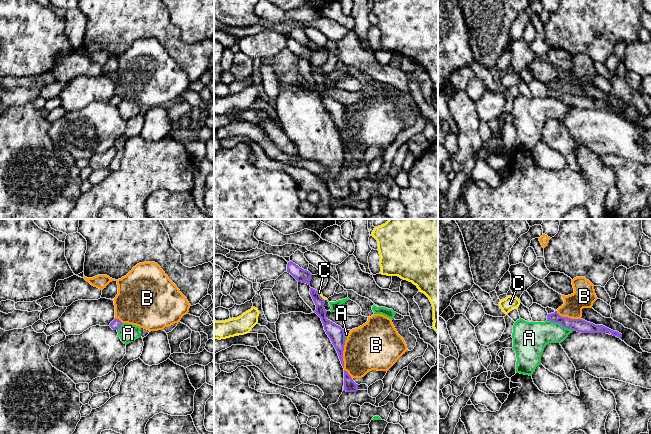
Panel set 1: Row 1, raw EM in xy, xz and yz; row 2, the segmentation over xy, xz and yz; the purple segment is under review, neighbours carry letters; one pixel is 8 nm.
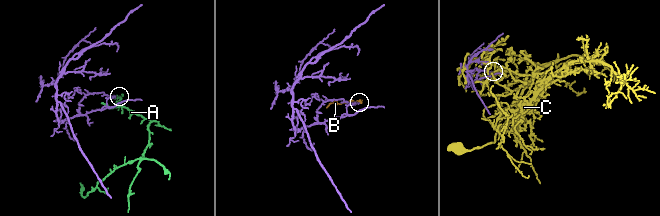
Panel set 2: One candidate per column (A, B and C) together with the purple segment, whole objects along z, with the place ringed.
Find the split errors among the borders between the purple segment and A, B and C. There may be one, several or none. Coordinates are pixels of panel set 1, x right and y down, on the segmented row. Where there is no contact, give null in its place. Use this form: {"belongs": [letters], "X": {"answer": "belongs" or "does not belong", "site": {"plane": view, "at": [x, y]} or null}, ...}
{"belongs": [], "A": {"answer": "does not belong", "site": {"plane": "yz", "at": [560, 323]}}, "B": {"answer": "does not belong", "site": {"plane": "xz", "at": [342, 354]}}, "C": {"answer": "does not belong", "site": {"plane": "xz", "at": [320, 296]}}}

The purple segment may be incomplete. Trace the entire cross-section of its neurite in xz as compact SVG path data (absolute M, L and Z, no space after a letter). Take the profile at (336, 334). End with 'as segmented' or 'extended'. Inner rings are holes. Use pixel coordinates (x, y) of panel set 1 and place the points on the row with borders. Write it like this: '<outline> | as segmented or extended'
M310 288L310 295L316 305L316 313L320 318L324 326L324 330L328 337L330 338L332 344L334 345L341 364L344 368L344 361L343 361L343 351L345 345L345 332L340 326L336 325L332 321L326 318L326 310L324 308L325 300L320 296L317 290Z | as segmented

